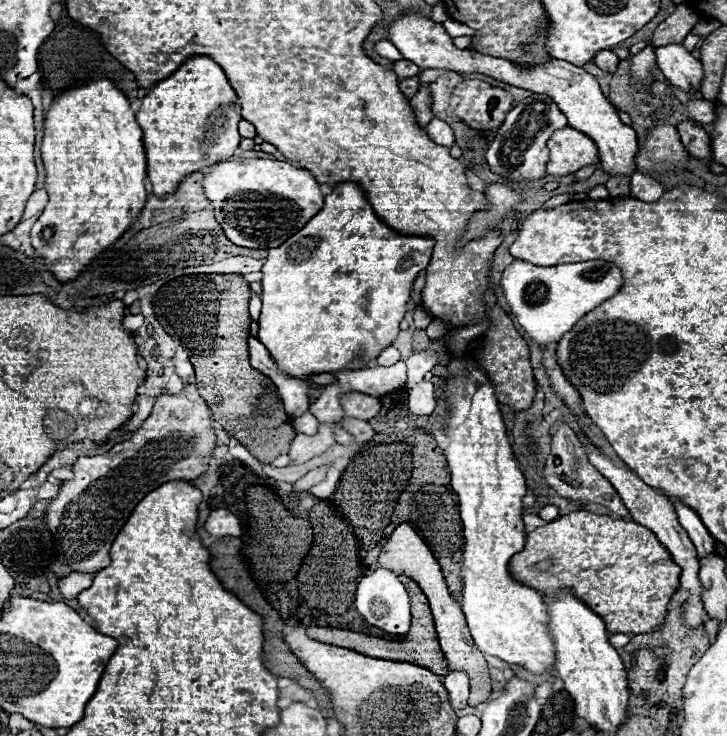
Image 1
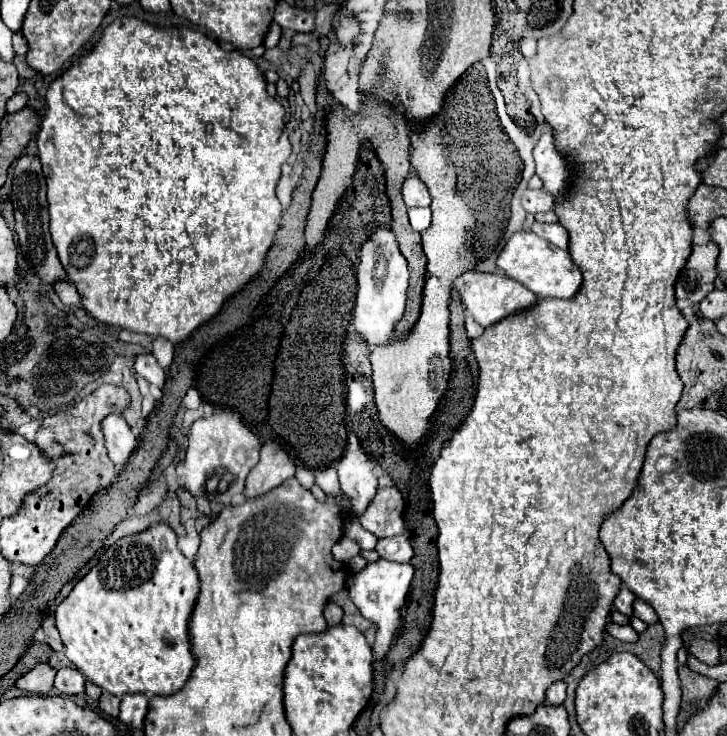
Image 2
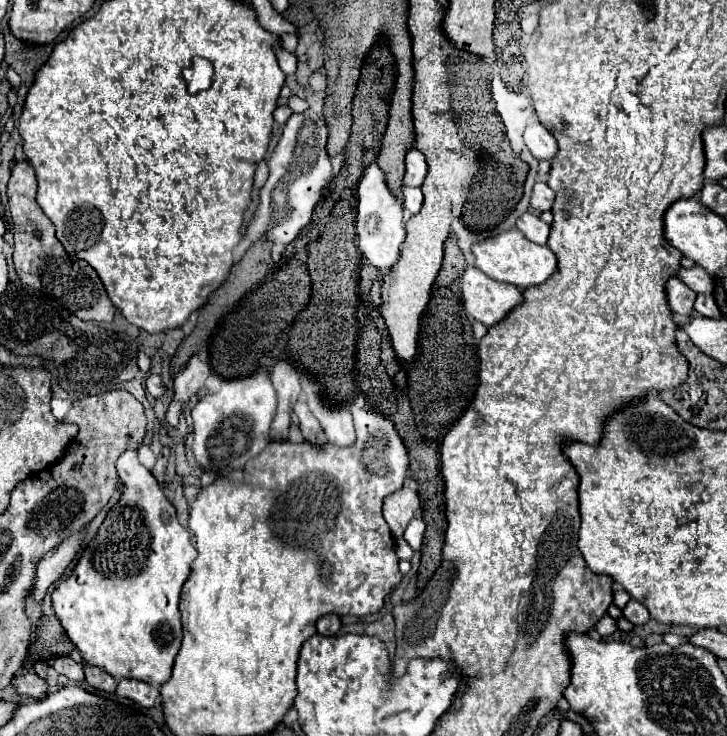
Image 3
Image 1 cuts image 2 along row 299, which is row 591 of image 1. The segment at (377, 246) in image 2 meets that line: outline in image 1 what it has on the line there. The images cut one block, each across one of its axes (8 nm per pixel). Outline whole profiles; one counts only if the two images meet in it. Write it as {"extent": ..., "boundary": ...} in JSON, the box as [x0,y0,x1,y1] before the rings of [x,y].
{"extent":[354,568,410,634],"boundary":[[[376,568],[372,574],[364,576],[354,594],[354,606],[356,610],[372,624],[388,634],[406,634],[410,626],[410,602],[404,584],[398,580],[398,576],[392,570],[386,568]]]}

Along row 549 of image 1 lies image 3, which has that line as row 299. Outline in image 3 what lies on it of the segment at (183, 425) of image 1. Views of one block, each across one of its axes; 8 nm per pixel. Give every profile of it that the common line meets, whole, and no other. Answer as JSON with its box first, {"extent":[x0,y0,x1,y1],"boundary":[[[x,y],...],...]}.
{"extent":[8,162,116,324],"boundary":[[[18,162],[8,182],[8,208],[14,232],[14,268],[20,282],[50,294],[82,320],[90,320],[96,324],[112,322],[116,306],[108,298],[96,270],[88,262],[64,252],[64,246],[54,236],[52,222],[40,210],[34,196],[36,196],[36,174],[28,162]]]}

